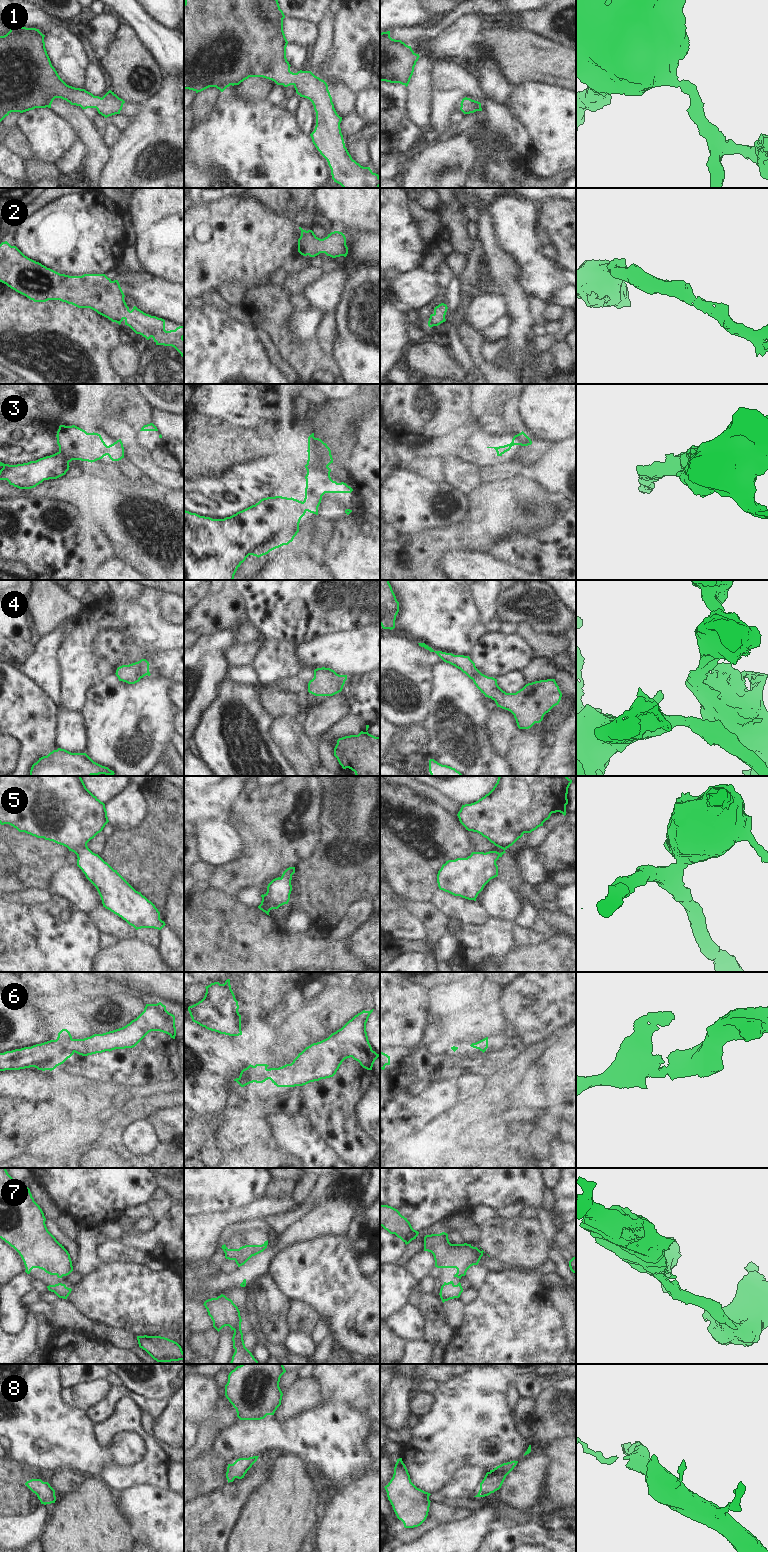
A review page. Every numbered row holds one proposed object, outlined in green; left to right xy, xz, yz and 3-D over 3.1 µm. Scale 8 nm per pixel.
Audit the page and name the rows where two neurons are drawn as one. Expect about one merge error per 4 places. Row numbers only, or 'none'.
none

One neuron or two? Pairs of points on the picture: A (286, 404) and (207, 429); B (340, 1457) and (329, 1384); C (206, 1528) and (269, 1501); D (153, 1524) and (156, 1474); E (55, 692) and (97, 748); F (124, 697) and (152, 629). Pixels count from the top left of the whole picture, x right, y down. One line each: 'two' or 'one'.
A: two
B: two
C: two
D: two
E: two
F: two

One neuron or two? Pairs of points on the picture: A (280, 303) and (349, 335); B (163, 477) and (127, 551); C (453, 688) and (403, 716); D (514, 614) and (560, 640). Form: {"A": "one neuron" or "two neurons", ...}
{"A": "two neurons", "B": "two neurons", "C": "two neurons", "D": "two neurons"}

